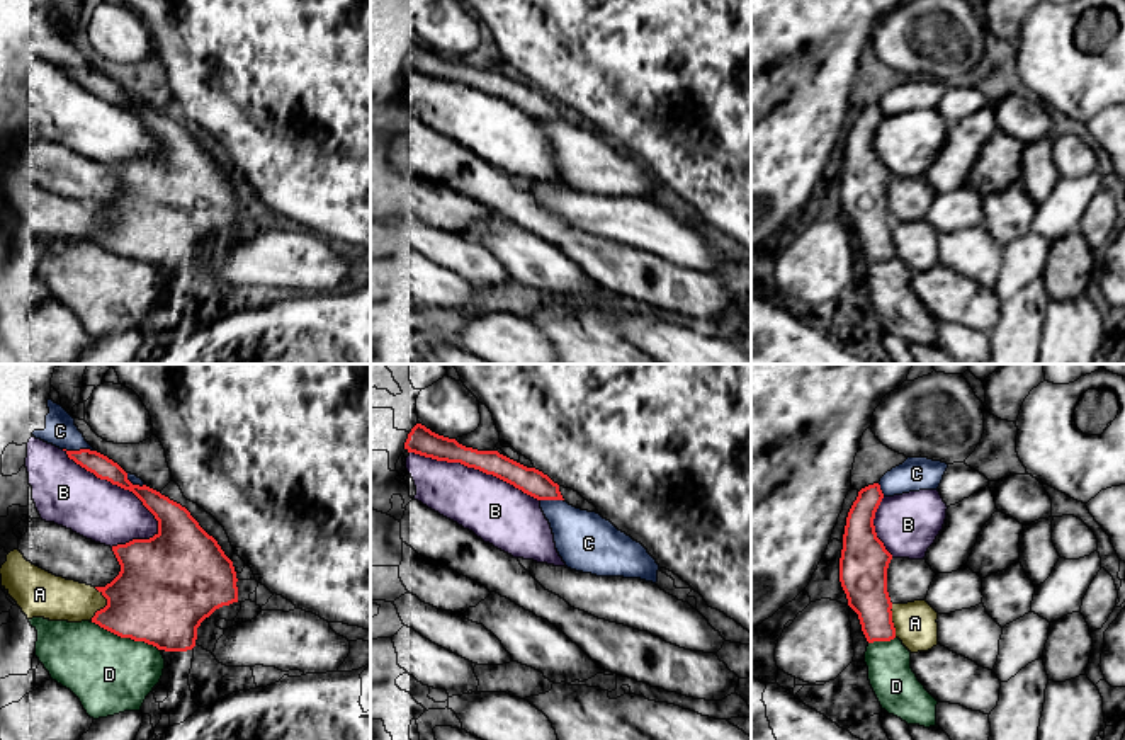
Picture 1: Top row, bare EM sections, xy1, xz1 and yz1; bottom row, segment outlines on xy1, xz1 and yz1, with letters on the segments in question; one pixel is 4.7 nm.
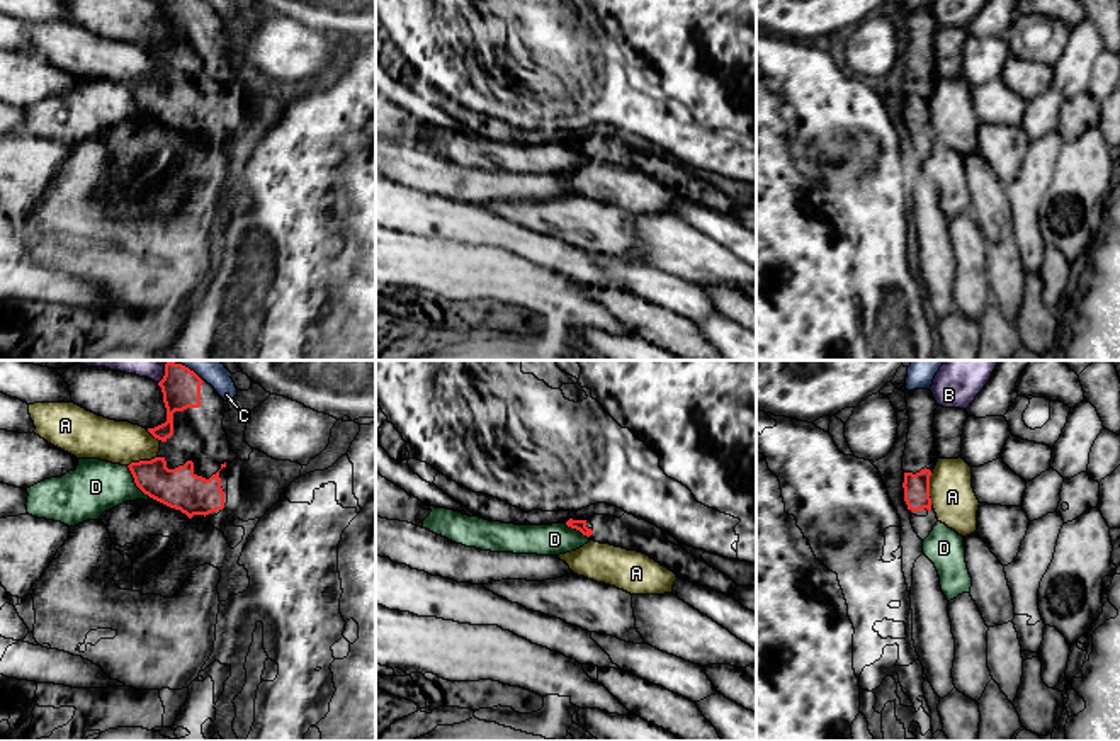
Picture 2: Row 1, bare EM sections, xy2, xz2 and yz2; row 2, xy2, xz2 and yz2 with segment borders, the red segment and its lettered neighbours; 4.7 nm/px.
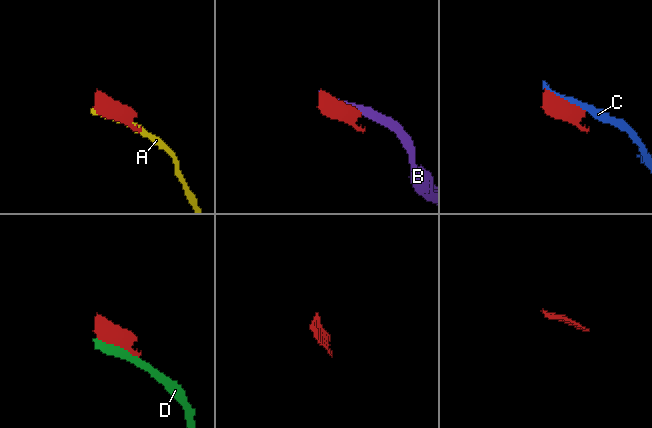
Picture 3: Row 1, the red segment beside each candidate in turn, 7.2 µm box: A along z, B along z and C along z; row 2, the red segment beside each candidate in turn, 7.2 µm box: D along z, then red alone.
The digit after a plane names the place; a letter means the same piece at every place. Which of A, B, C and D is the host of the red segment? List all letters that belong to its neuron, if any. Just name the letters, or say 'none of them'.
none of them

